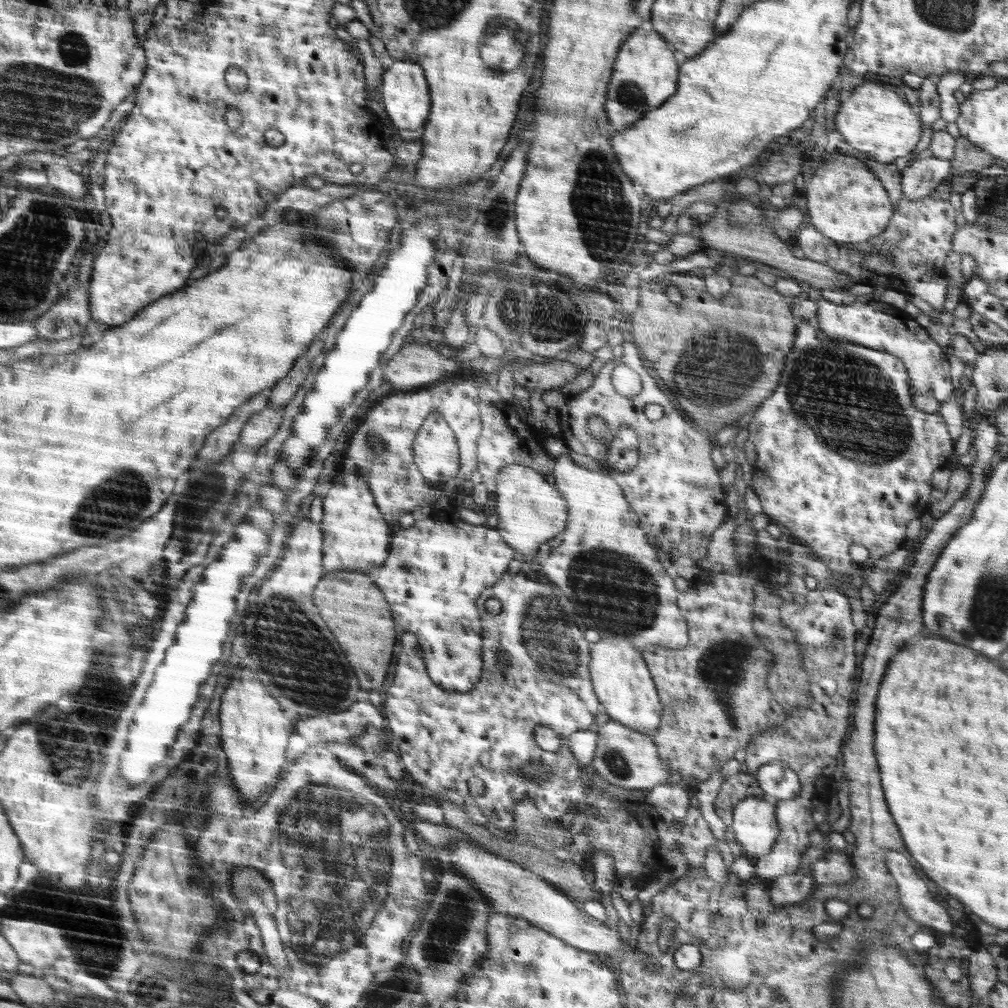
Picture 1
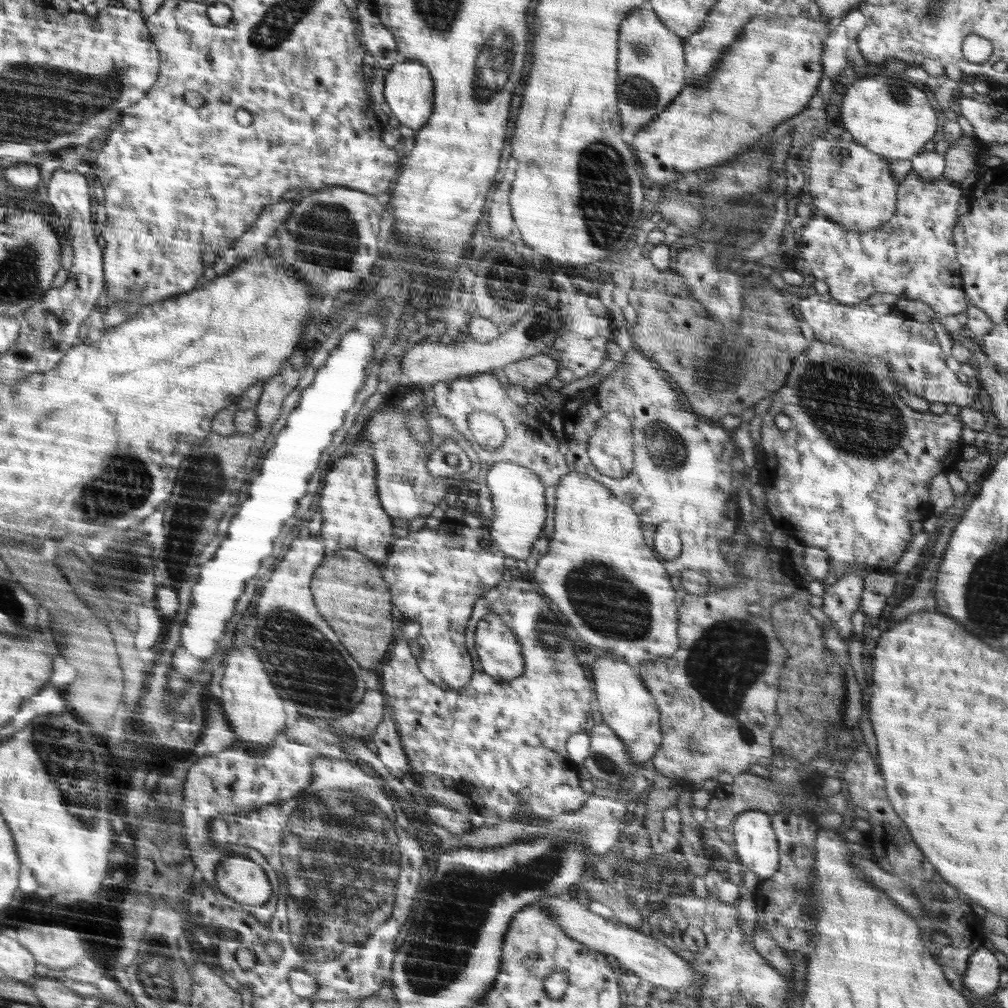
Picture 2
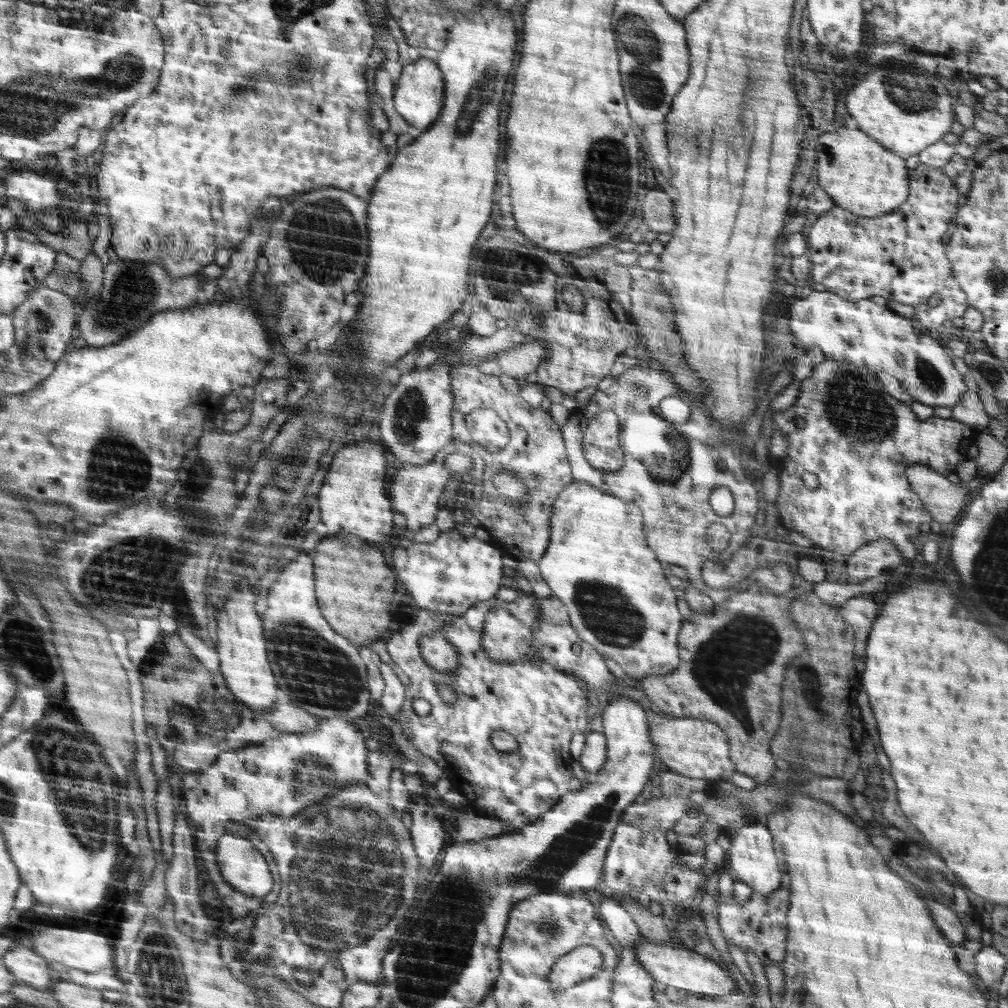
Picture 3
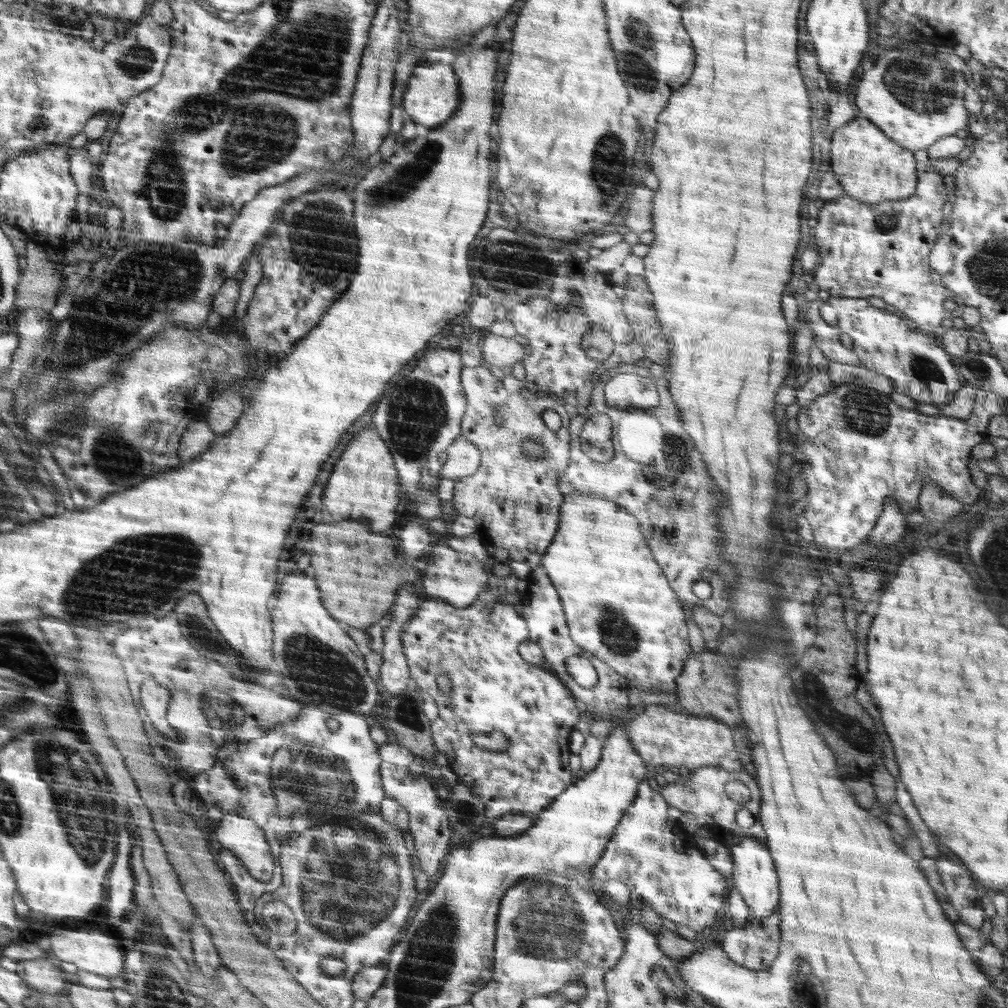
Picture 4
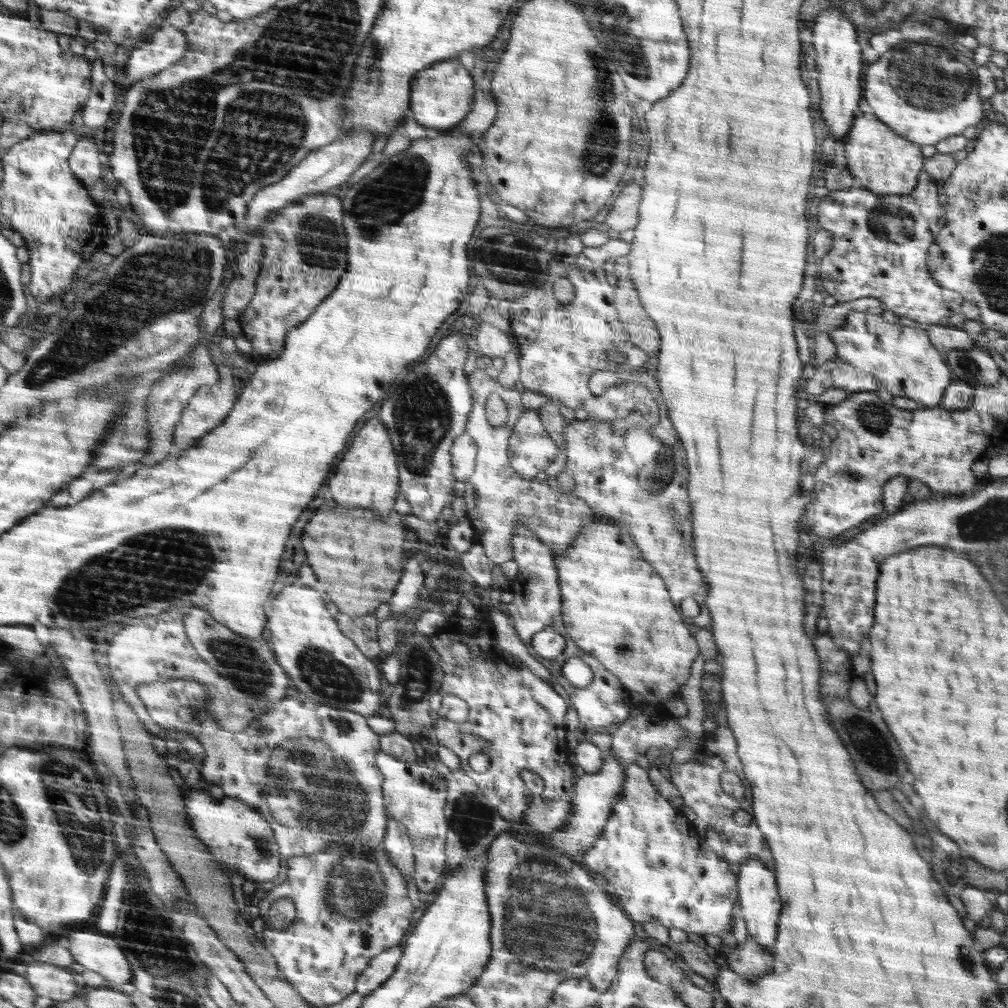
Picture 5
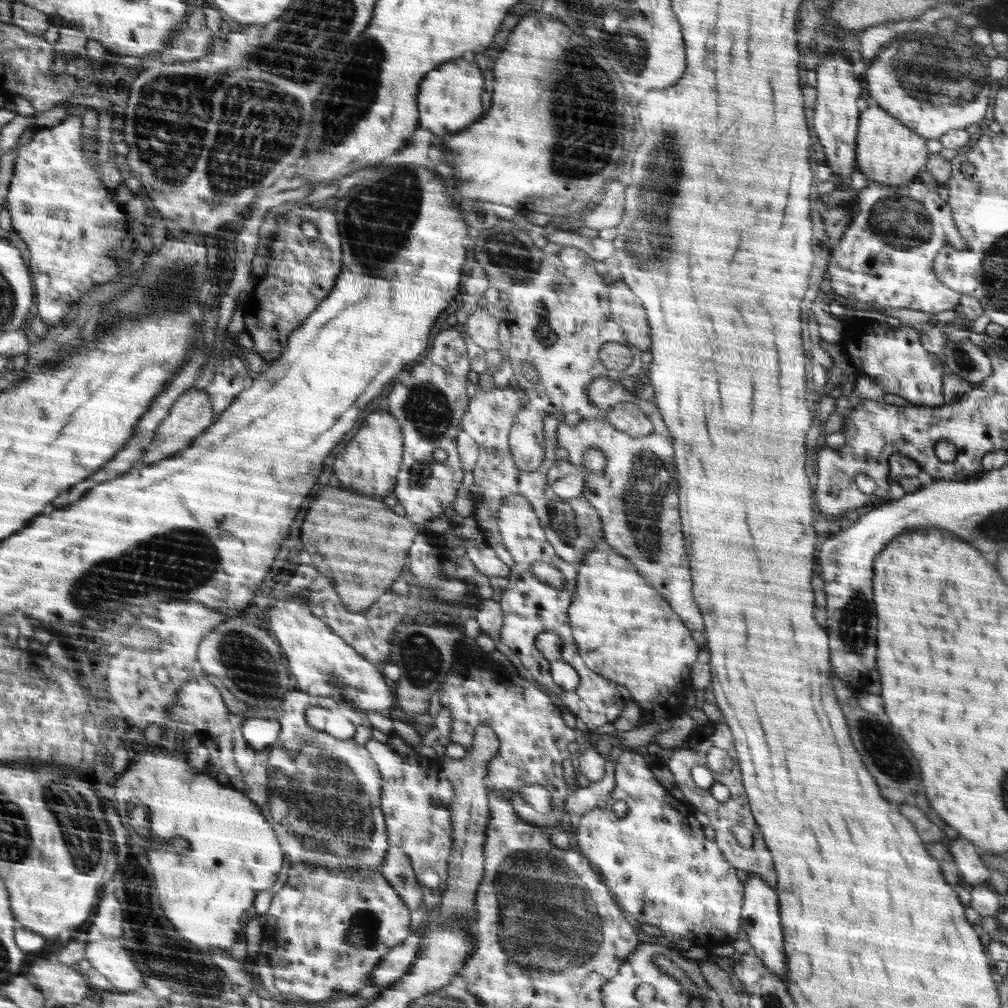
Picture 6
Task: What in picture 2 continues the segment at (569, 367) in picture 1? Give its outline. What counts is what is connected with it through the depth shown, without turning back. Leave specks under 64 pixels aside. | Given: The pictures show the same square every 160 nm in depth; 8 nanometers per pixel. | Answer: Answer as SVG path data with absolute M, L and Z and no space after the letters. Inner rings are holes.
M553 353L535 354L503 367L511 384L518 384L533 395L540 393L541 386L557 376L558 369L559 364Z

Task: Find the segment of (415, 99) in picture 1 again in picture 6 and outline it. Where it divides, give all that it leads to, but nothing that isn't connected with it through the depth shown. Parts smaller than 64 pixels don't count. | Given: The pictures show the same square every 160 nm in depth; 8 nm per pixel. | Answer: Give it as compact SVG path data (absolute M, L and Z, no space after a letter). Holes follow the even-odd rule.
M463 58L453 59L452 62L444 63L430 71L422 81L422 96L418 96L418 104L422 104L422 126L438 137L444 137L448 135L448 132L465 130L478 122L484 114L481 97L484 92L482 74L481 68L475 62L472 64Z

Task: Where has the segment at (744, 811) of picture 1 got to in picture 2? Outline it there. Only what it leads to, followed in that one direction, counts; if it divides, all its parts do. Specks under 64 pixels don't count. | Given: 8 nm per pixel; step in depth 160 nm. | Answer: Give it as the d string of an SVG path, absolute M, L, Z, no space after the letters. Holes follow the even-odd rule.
M748 810L742 812L733 823L734 829L734 849L738 853L740 863L744 870L753 870L758 876L760 883L772 878L778 870L778 843L770 824L768 814L758 812L758 810Z

